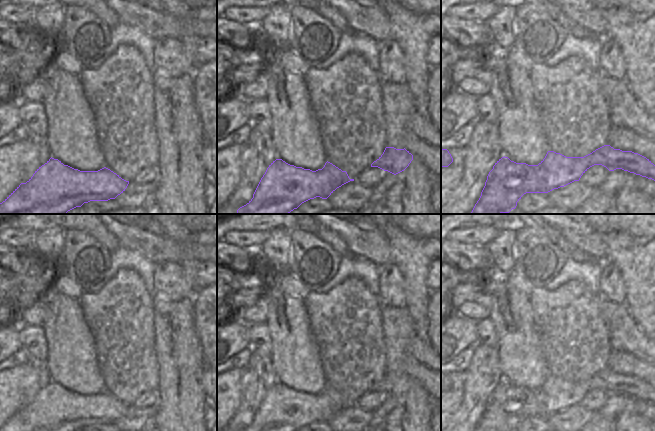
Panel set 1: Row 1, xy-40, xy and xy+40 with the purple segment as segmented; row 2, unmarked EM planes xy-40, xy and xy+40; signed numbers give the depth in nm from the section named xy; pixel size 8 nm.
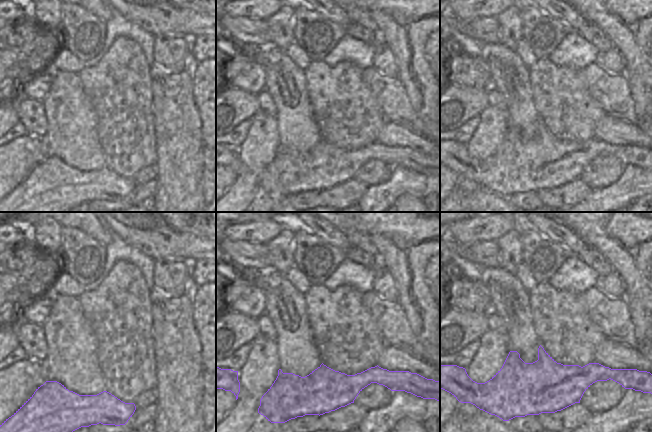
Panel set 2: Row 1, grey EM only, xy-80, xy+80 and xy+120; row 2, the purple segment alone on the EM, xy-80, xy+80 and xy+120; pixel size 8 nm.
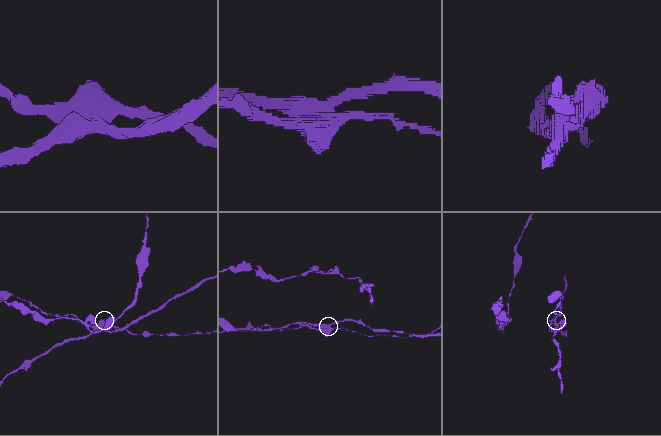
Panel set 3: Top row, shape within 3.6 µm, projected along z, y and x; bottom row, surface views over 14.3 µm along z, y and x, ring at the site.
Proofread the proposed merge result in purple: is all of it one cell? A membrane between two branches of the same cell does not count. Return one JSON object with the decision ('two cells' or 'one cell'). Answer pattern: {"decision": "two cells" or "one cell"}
{"decision": "two cells"}

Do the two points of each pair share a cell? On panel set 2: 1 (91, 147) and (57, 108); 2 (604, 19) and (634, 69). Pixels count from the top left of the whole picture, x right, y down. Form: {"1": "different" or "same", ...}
{"1": "same", "2": "same"}

